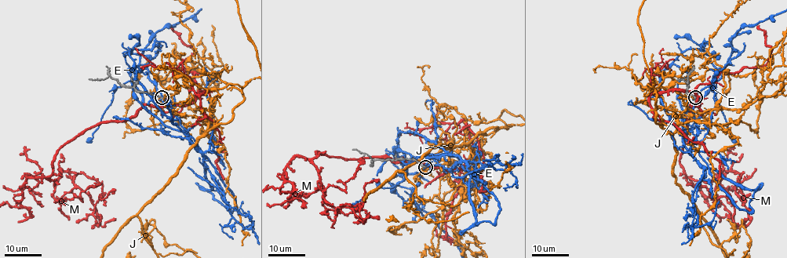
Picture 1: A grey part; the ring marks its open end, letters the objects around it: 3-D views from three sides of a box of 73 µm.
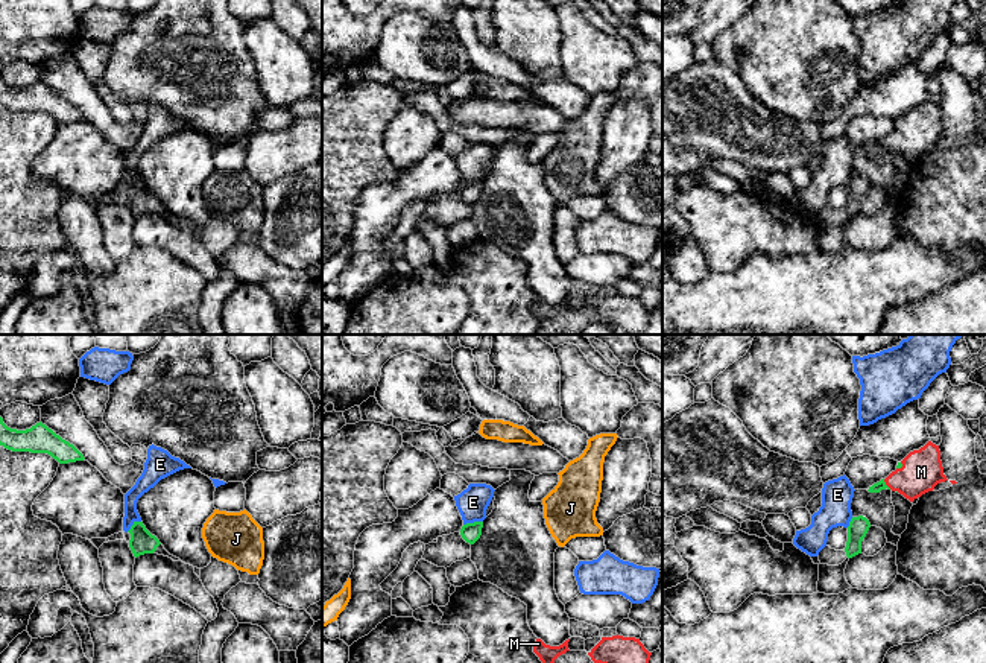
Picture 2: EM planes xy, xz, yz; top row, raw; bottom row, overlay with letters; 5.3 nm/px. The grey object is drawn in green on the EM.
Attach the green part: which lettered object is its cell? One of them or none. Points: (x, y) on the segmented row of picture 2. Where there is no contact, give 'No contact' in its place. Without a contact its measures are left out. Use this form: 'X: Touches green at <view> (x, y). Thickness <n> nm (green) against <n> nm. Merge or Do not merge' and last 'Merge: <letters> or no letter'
E: Touches green at xz (474, 522). Thickness 100 nm (green) against 160 nm. Do not merge
J: No contact. Do not merge
M: Touches green at yz (884, 484). Thickness 50 nm (green) against 220 nm. Merge
Merge: M

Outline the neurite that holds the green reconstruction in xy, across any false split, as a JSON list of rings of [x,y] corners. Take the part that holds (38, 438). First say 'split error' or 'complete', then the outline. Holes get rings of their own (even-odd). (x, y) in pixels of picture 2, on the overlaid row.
complete | [[[0,417],[0,446],[12,452],[47,453],[59,464],[84,461],[84,455],[41,421],[26,430],[11,429]]]

